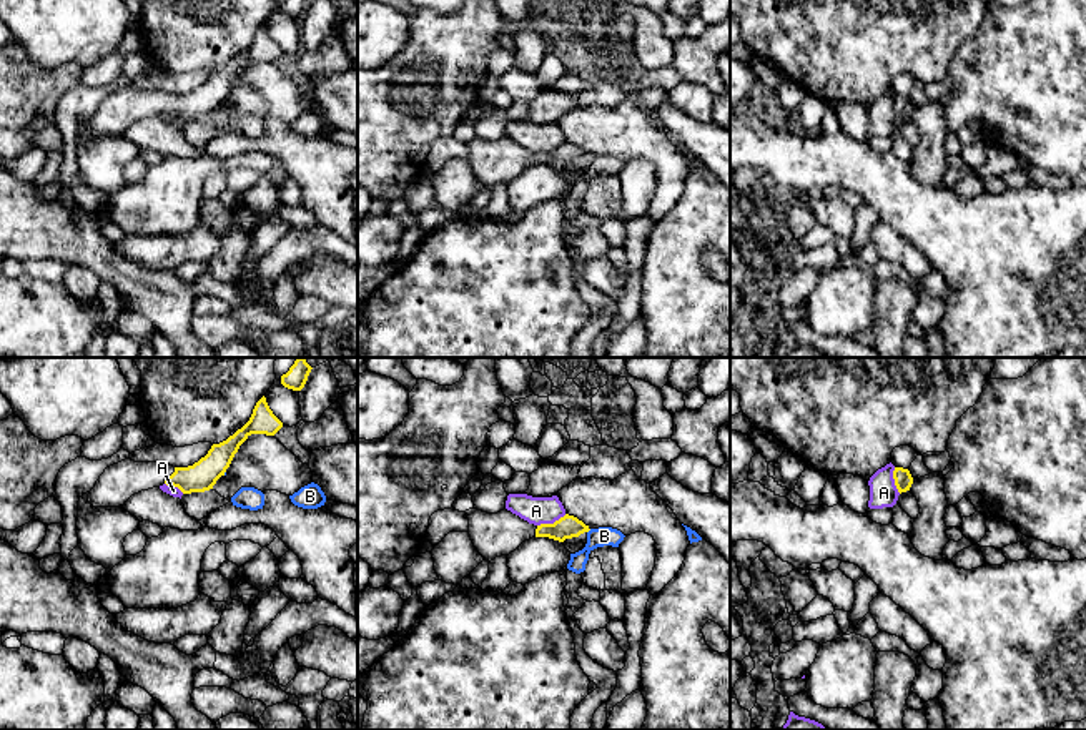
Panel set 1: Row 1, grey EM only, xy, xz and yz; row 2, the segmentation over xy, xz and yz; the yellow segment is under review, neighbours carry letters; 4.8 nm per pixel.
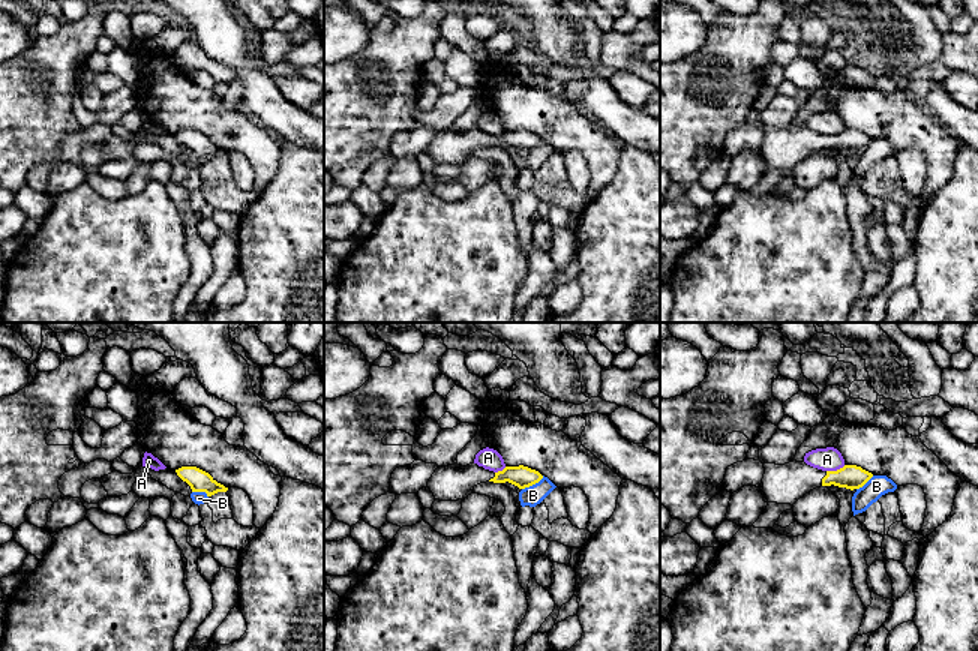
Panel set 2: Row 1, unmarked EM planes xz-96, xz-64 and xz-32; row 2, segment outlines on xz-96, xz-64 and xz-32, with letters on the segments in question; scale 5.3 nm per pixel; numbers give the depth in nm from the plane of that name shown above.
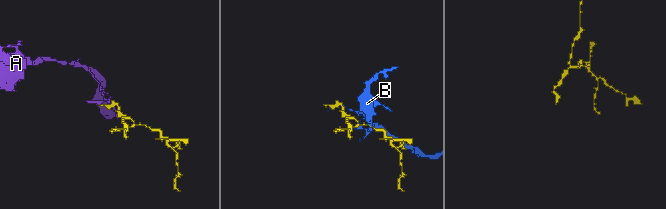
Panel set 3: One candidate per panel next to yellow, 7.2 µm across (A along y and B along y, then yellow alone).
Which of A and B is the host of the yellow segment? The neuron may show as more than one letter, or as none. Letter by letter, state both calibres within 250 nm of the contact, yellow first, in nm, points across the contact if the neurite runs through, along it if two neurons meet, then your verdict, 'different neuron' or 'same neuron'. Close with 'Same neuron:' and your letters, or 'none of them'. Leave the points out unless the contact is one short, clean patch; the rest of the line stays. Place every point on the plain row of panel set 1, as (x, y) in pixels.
A: 110/130 nm | along xz (566, 142), (552, 150), (541, 150), (538, 153) | different neuron
B: 150/20 nm | different neuron
Same neuron: none of them

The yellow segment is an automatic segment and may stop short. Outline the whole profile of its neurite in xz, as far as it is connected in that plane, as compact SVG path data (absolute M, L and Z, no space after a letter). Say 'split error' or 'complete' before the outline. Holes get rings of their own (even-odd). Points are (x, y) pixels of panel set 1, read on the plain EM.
split error; M469 136L466 141L471 168L477 180L489 190L496 185L509 183L532 165L549 165L564 170L590 158L589 153L569 141L554 151L541 153L529 151L507 136L497 141Z

